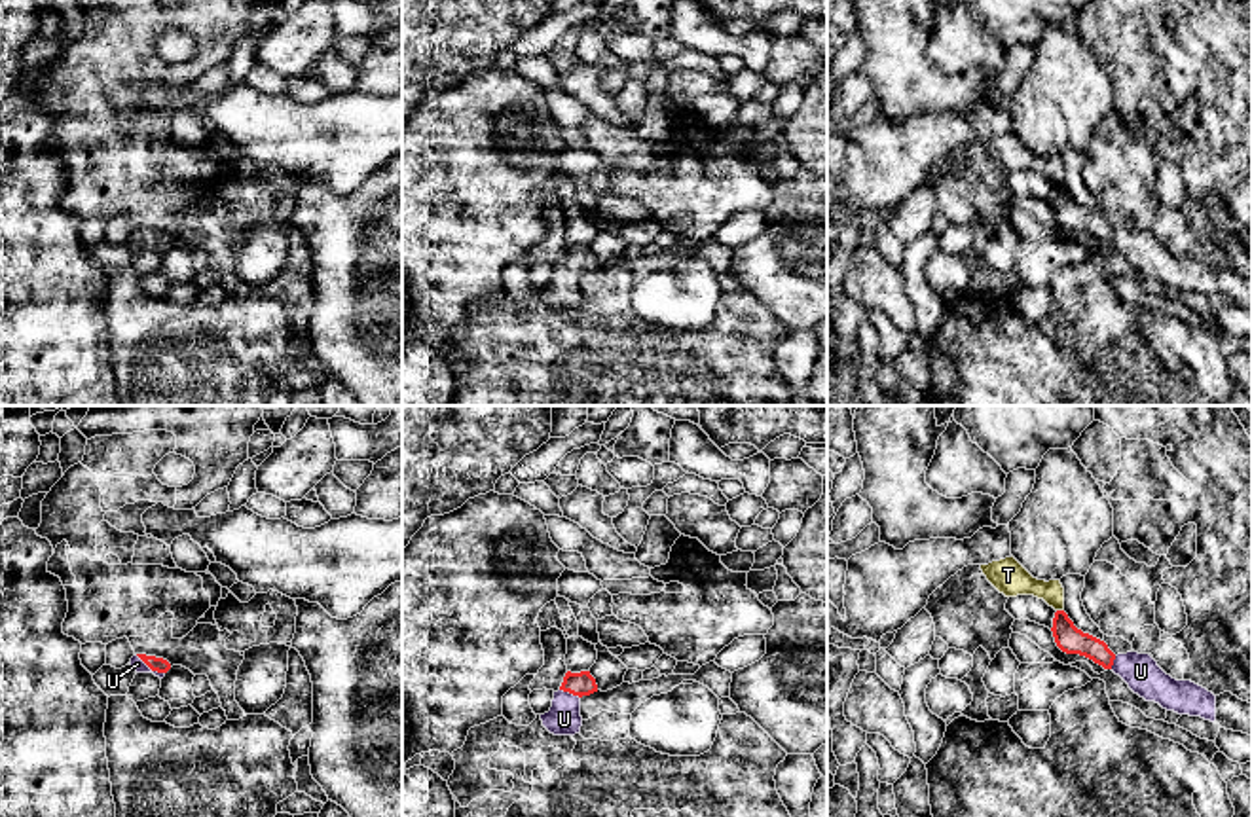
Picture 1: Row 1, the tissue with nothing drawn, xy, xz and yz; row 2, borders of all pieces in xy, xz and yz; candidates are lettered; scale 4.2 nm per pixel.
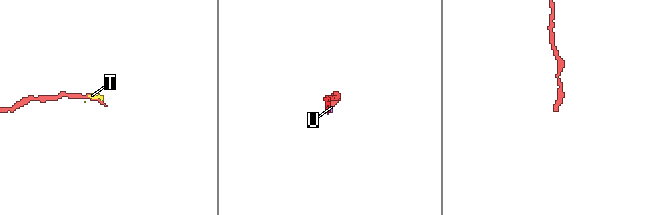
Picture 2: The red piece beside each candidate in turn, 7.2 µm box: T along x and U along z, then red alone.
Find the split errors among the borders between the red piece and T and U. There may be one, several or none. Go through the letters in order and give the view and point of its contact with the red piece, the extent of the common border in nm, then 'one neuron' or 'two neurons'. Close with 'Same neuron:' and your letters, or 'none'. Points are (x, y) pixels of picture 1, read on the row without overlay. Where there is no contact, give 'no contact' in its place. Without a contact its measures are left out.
T: meets red in yz at (1061, 186); contact 30 nm long; two neurons
U: meets red in xy at (150, 243); contact 150 nm long; one neuron
Same neuron: U

